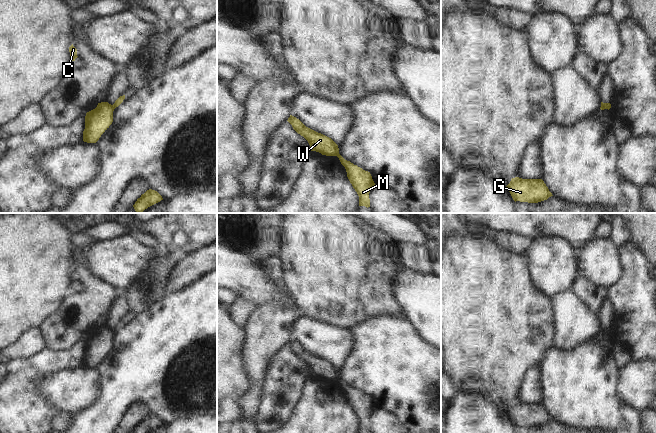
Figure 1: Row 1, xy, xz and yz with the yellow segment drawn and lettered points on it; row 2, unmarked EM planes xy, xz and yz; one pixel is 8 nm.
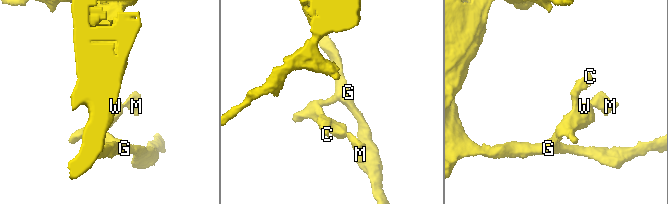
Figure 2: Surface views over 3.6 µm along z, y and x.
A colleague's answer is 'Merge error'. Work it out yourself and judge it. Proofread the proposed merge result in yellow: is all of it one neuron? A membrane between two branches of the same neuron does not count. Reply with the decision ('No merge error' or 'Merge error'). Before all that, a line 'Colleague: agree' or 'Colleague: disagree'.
Colleague: agree
Merge error

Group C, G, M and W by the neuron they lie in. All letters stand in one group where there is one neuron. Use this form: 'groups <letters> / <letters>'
groups C G W / M

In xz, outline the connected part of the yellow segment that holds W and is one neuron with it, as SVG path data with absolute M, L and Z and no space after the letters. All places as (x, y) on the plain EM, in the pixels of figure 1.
M290 339L287 345L298 358L308 365L311 375L316 375L326 380L338 379L338 369L331 362L306 351L299 343L292 339Z

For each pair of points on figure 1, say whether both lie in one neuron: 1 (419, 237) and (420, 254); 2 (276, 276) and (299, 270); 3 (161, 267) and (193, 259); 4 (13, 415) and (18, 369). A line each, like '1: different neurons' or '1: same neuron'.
1: different neurons
2: different neurons
3: different neurons
4: same neuron

